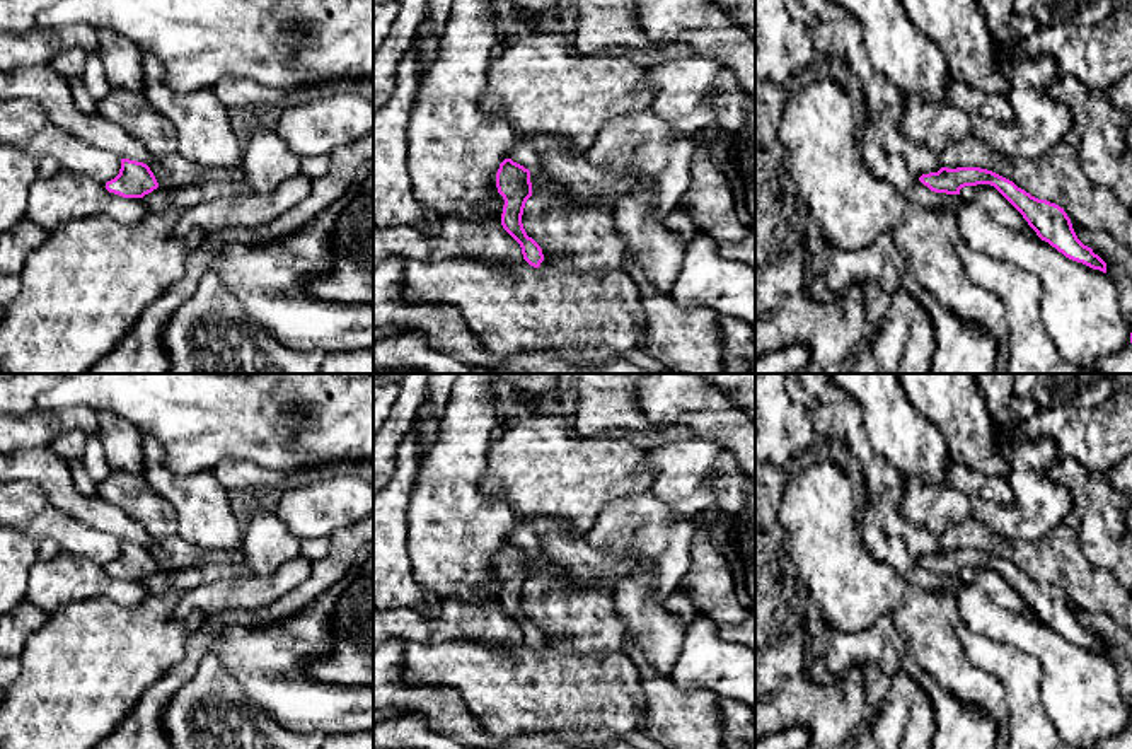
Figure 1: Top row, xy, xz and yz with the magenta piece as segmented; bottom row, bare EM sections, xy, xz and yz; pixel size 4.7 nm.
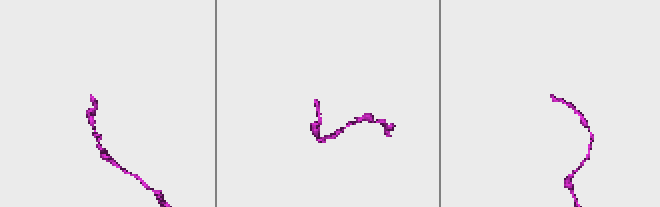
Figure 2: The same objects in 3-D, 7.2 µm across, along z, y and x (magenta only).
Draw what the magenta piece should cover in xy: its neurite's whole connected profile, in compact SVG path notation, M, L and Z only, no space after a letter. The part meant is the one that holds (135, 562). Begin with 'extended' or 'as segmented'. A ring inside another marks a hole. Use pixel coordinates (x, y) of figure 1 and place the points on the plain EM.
as segmented; M121 541L119 556L106 565L109 575L123 580L143 580L157 570L159 565L150 549L130 541Z

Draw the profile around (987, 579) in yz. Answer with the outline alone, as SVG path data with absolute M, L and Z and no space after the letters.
M965 568L960 572L958 578L967 584L977 584L987 597L1001 607L1038 619L1023 597L994 568Z

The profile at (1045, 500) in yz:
M1050 437L1019 442L1008 478L1011 505L962 495L921 476L904 478L904 517L936 536L965 520L979 520L997 536L1035 541L1066 522L1071 512L1069 488L1048 478L1048 471L1062 459Z

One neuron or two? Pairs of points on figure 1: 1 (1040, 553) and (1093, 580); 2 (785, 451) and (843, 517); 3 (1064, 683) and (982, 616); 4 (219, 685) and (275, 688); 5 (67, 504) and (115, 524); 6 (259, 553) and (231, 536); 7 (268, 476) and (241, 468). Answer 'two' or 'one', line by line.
1: one
2: two
3: one
4: two
5: one
6: two
7: one

